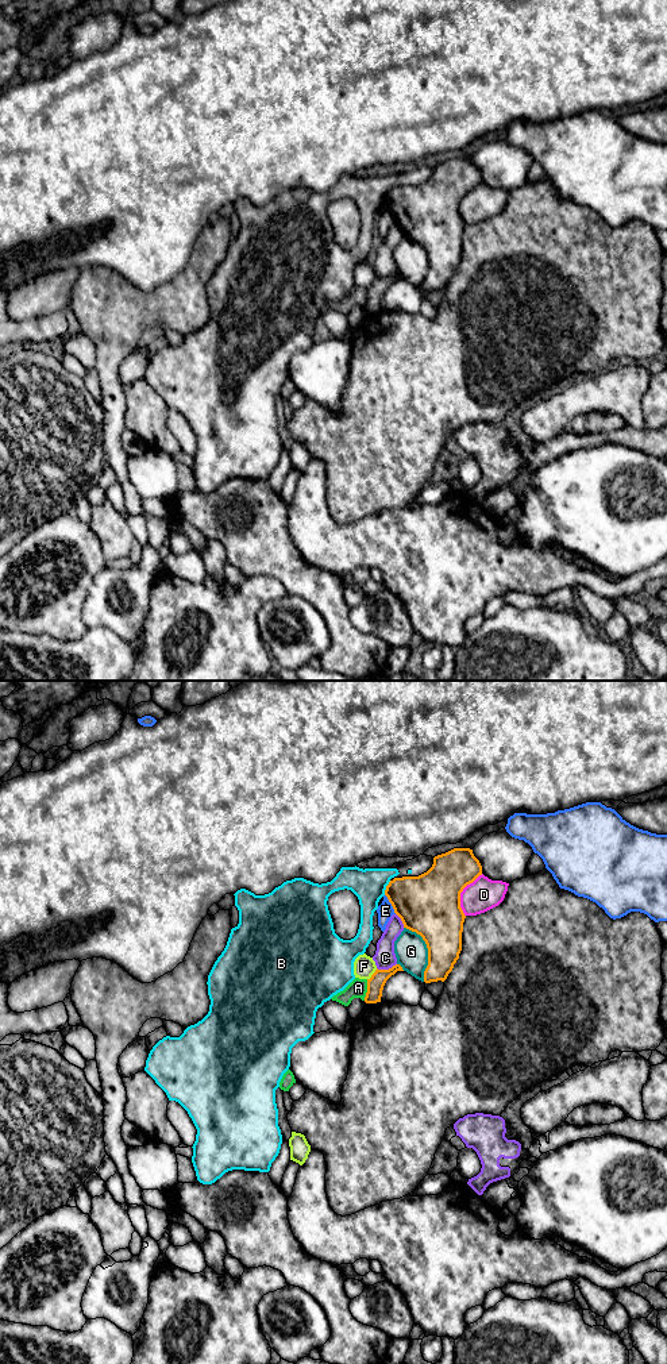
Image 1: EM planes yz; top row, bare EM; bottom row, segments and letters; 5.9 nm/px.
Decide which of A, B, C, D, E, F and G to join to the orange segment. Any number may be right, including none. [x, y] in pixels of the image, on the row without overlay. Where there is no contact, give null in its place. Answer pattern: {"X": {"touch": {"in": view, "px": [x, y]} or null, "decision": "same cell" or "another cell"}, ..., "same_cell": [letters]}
{"A": {"touch": {"in": "yz", "px": [367, 299]}, "decision": "another cell"}, "B": {"touch": {"in": "yz", "px": [386, 196]}, "decision": "another cell"}, "C": {"touch": {"in": "yz", "px": [386, 278]}, "decision": "another cell"}, "D": {"touch": {"in": "yz", "px": [461, 200]}, "decision": "another cell"}, "E": {"touch": {"in": "yz", "px": [390, 211]}, "decision": "another cell"}, "F": {"touch": {"in": "yz", "px": [373, 282]}, "decision": "another cell"}, "G": {"touch": {"in": "yz", "px": [428, 259]}, "decision": "another cell"}, "same_cell": []}

